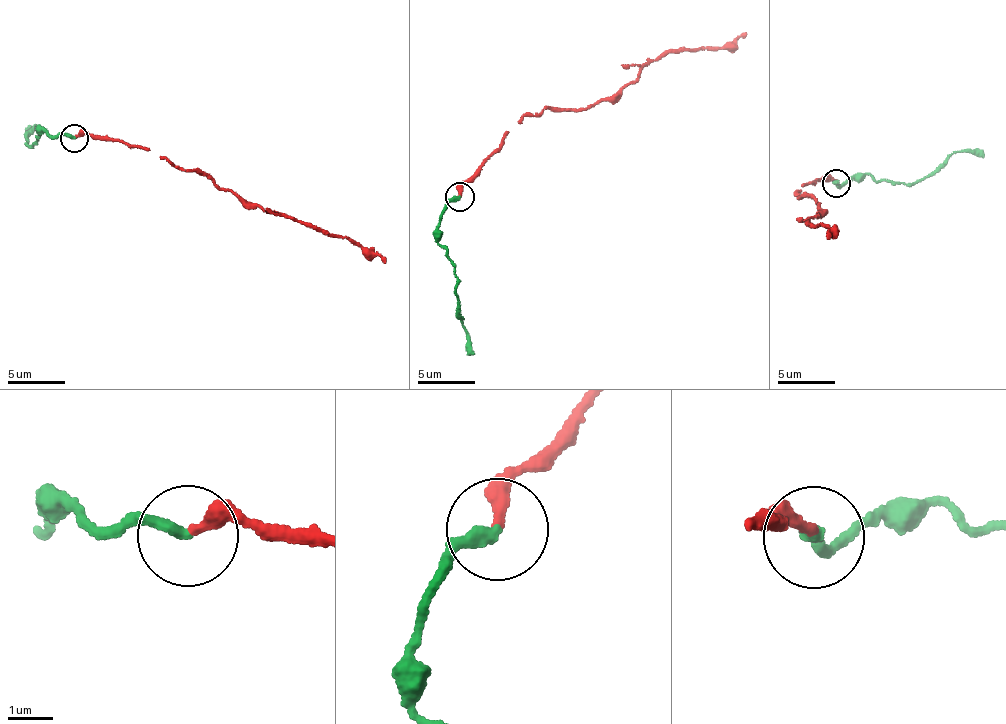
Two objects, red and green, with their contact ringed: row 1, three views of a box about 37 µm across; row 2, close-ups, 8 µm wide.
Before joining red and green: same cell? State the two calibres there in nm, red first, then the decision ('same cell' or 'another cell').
calibres 260 and 280 nm; same cell

